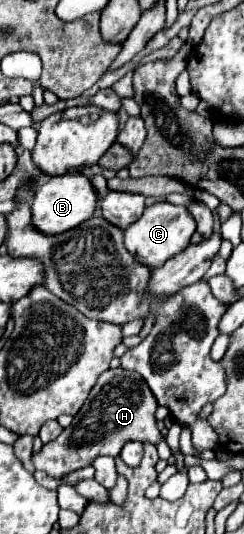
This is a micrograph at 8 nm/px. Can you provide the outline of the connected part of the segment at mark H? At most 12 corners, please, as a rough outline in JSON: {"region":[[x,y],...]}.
{"region":[[107,369],[73,423],[33,453],[63,479],[127,441],[165,441],[143,377]]}

